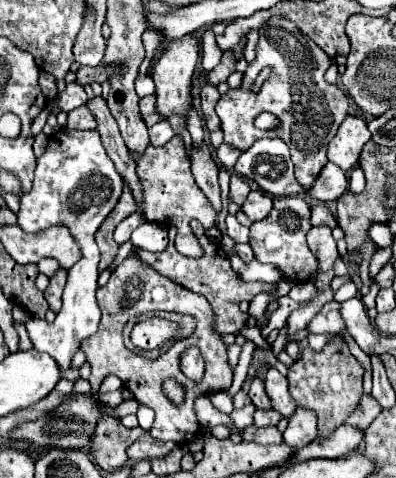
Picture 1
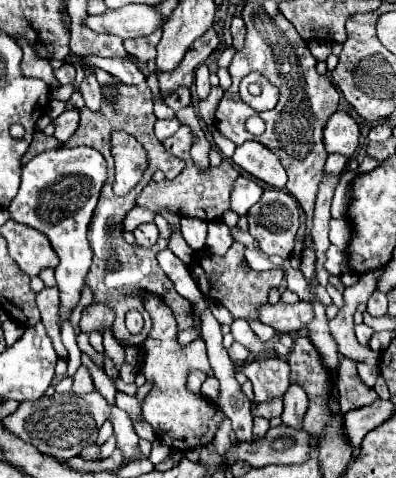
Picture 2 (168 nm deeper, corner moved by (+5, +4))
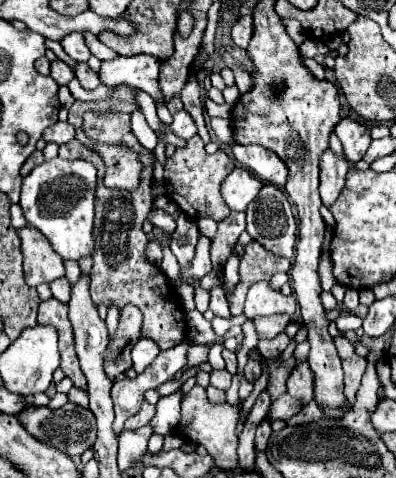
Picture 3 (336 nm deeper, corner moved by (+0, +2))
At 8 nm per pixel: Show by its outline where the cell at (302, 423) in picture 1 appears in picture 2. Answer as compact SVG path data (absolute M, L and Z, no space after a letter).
M291 385L283 395L283 403L285 403L285 411L281 415L283 423L299 429L301 421L303 421L303 413L307 411L307 395L305 395L303 387Z

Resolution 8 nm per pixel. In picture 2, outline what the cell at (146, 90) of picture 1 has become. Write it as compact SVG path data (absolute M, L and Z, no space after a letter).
M85 55L81 57L81 61L89 67L89 69L103 69L111 75L115 75L117 79L121 79L125 85L139 85L141 81L145 81L145 77L141 75L141 71L125 59L113 57L113 59L105 59L105 57L97 57L97 55Z

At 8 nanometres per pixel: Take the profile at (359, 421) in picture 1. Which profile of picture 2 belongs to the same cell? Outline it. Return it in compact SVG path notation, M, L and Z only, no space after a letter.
M343 357L337 373L339 373L337 393L339 393L341 413L347 413L347 411L363 407L363 405L369 405L369 401L377 399L377 393L373 389L367 389L363 385L363 381L359 379L357 363L353 359Z

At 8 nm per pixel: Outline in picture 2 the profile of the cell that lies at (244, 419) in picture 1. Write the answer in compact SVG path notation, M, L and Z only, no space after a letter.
M225 419L223 425L221 425L221 429L219 429L219 433L217 433L215 439L213 439L213 447L215 447L215 451L217 451L219 455L225 455L225 453L231 449L229 433L231 433L231 421Z

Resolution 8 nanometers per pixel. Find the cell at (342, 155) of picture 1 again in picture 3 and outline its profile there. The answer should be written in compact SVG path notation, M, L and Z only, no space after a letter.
M342 119L338 125L336 125L336 135L338 135L338 139L340 139L340 143L342 143L342 147L344 147L344 153L346 153L346 157L352 161L352 163L356 163L356 161L360 161L362 157L364 157L364 153L366 153L366 149L370 147L370 131L362 125L362 123L358 123L358 121L354 121L354 119Z

